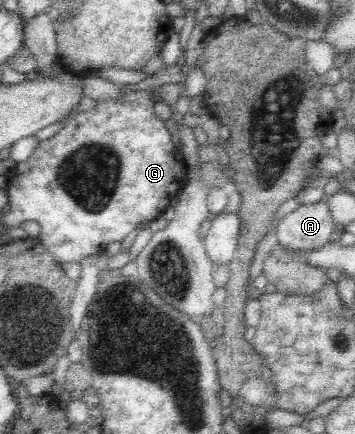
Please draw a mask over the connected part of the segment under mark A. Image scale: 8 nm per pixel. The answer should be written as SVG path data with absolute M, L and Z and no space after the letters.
M328 202L299 205L277 225L279 244L291 249L318 249L326 245L335 231Z

